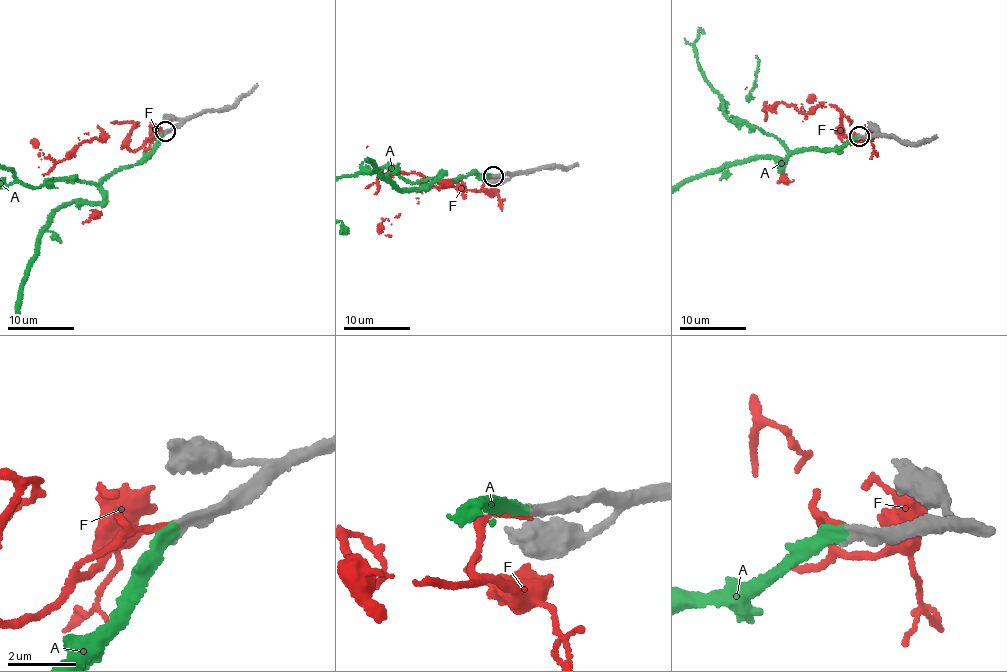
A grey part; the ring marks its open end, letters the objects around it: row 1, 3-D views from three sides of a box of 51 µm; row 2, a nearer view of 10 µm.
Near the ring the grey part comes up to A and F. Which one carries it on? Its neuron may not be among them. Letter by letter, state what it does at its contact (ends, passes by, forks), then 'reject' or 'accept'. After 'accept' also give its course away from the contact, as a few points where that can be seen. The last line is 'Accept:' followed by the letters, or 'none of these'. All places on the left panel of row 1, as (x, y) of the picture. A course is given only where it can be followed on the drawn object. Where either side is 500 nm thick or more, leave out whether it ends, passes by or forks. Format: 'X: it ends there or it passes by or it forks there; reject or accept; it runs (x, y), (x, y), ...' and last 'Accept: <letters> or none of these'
A: it ends there; accept
F: it ends there; reject
Accept: A

